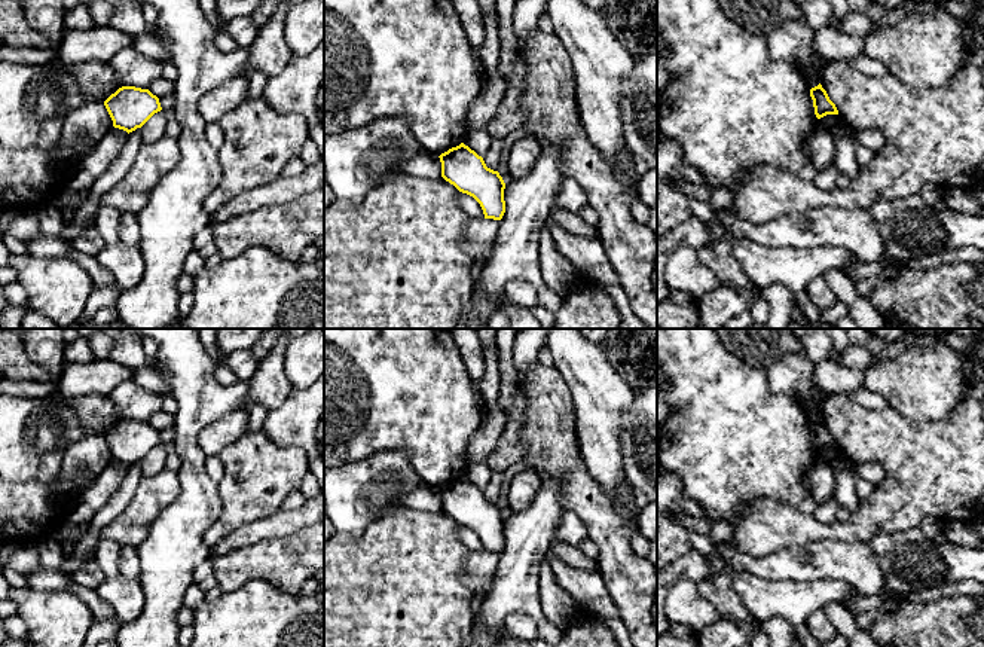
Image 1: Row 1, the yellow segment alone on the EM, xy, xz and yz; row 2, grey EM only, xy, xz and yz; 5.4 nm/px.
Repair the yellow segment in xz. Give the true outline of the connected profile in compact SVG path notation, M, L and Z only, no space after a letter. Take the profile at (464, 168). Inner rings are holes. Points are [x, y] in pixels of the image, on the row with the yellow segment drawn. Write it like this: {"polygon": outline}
{"polygon": "M464 143L438 158L441 177L459 192L473 196L480 204L485 219L502 219L505 183L498 171L488 168L483 158Z"}

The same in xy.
{"polygon": "M122 86L111 94L104 106L113 120L113 126L128 134L141 128L155 113L161 112L161 103L149 89Z"}

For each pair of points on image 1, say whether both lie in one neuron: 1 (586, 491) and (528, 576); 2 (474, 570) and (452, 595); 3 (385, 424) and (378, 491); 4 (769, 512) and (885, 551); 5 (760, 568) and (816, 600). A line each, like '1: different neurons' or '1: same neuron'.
1: different neurons
2: different neurons
3: different neurons
4: different neurons
5: different neurons

